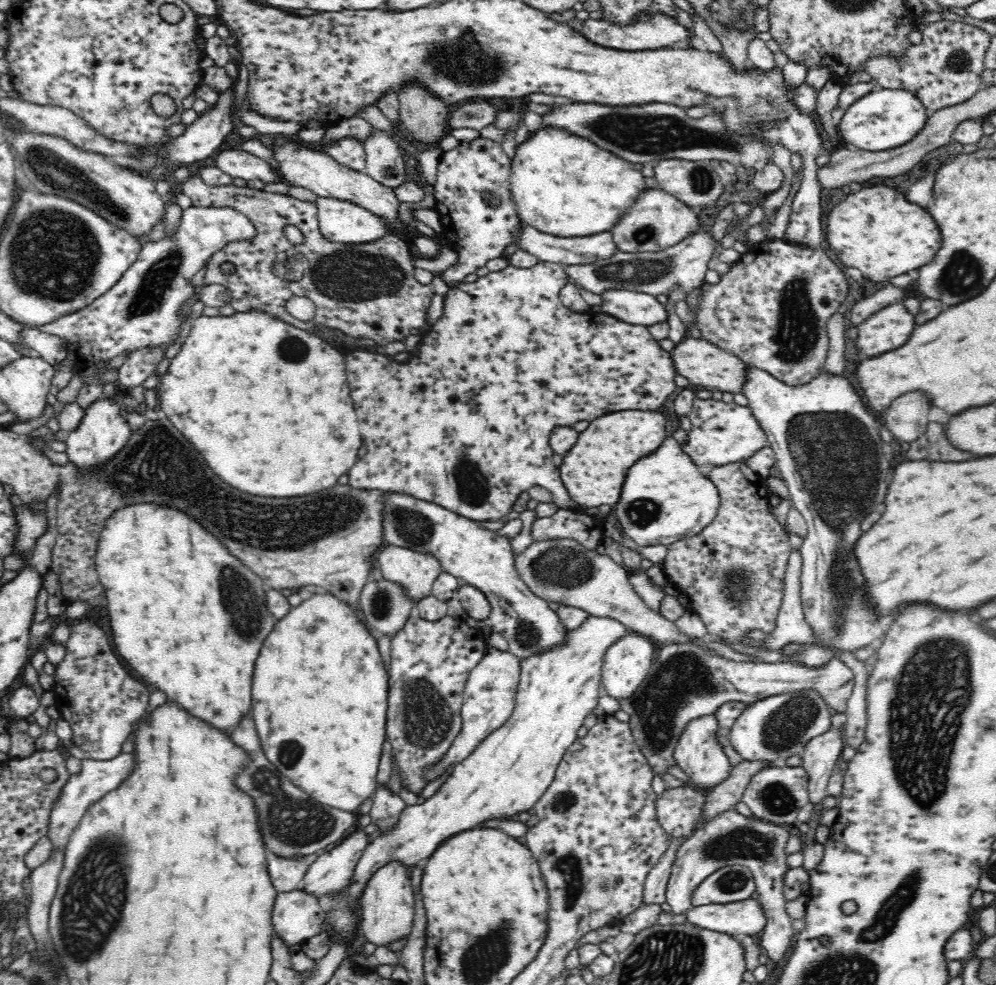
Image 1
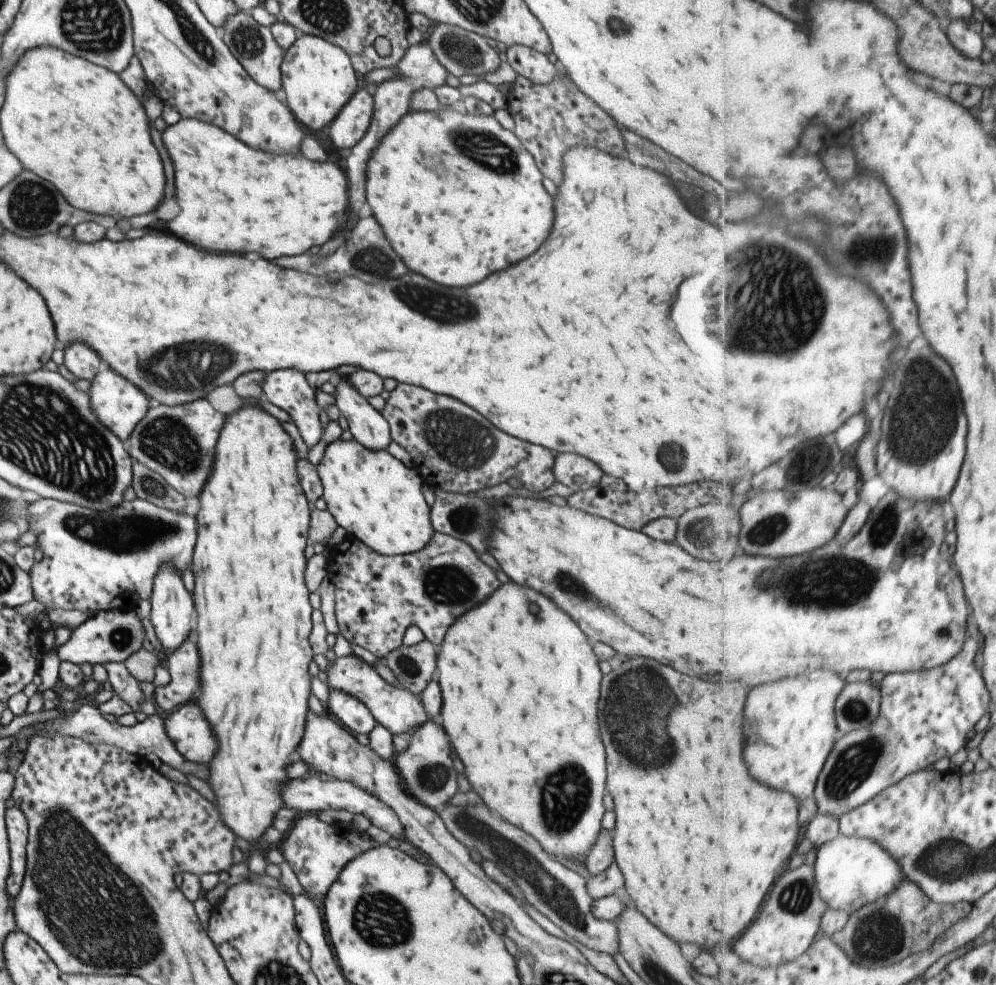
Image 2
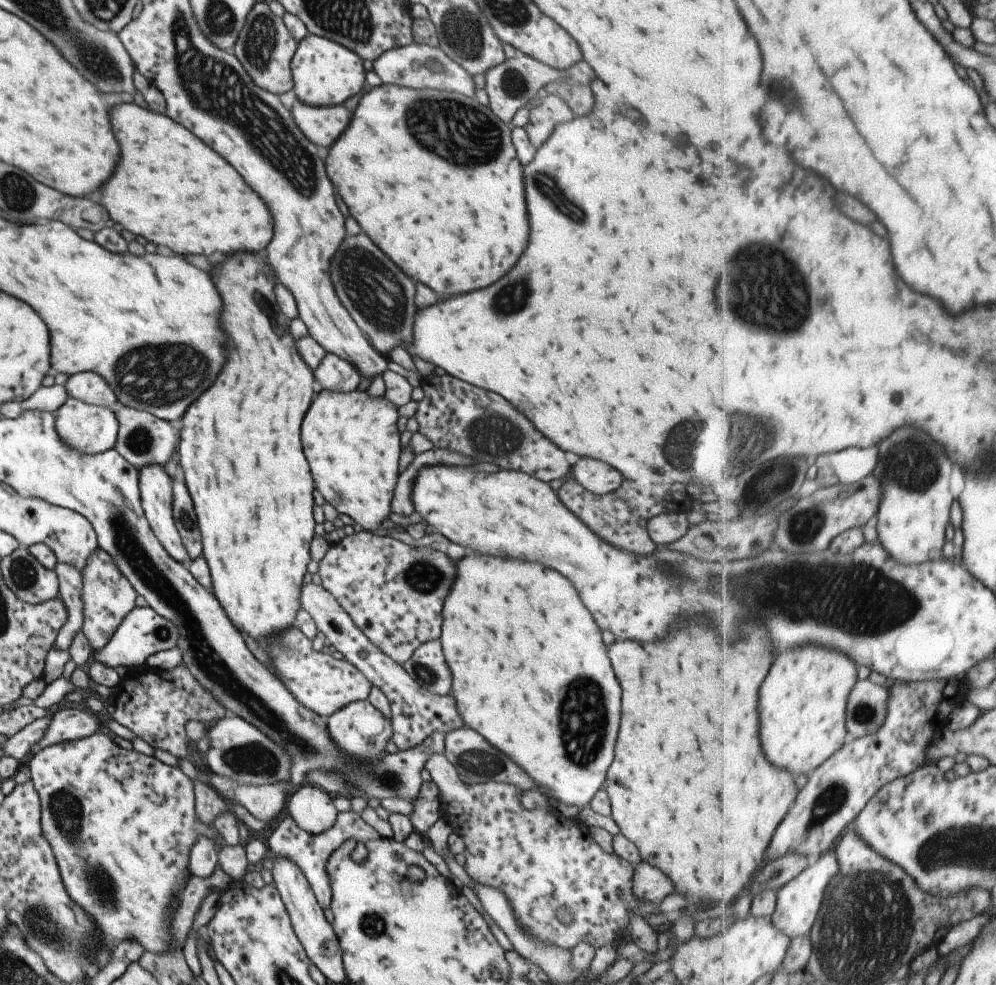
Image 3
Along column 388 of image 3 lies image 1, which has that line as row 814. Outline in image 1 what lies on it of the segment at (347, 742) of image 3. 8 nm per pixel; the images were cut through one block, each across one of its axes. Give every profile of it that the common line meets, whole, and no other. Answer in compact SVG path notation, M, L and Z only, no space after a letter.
M729 809L706 821L699 834L693 839L684 840L677 848L665 892L665 901L671 906L671 912L686 914L686 910L692 906L692 892L718 868L734 865L748 867L754 877L757 899L762 903L764 915L768 919L762 930L761 946L766 950L769 960L772 960L773 967L778 966L786 958L786 954L788 955L788 950L794 944L794 936L798 933L792 928L793 920L784 908L786 900L783 895L783 884L786 871L789 869L788 855L784 849L790 836L780 824L745 817L736 809Z

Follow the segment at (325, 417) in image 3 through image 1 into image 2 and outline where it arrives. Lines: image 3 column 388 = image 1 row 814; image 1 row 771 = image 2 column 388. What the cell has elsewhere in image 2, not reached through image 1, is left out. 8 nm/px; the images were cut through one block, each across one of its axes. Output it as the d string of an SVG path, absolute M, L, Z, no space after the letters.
M336 438L324 450L324 458L315 466L323 486L323 498L337 525L346 530L349 538L356 538L382 556L400 556L422 550L435 530L430 522L430 508L421 491L423 478L414 468L392 456L386 449L368 450L354 438Z

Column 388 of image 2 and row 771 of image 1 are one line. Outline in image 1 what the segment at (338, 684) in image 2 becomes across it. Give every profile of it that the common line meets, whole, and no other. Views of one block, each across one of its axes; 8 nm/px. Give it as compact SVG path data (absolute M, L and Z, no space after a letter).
M704 715L691 720L676 740L674 748L674 760L676 765L690 777L689 785L694 789L707 792L720 782L724 782L730 776L732 765L728 756L724 753L724 746L718 741L716 732L719 732L716 715Z

